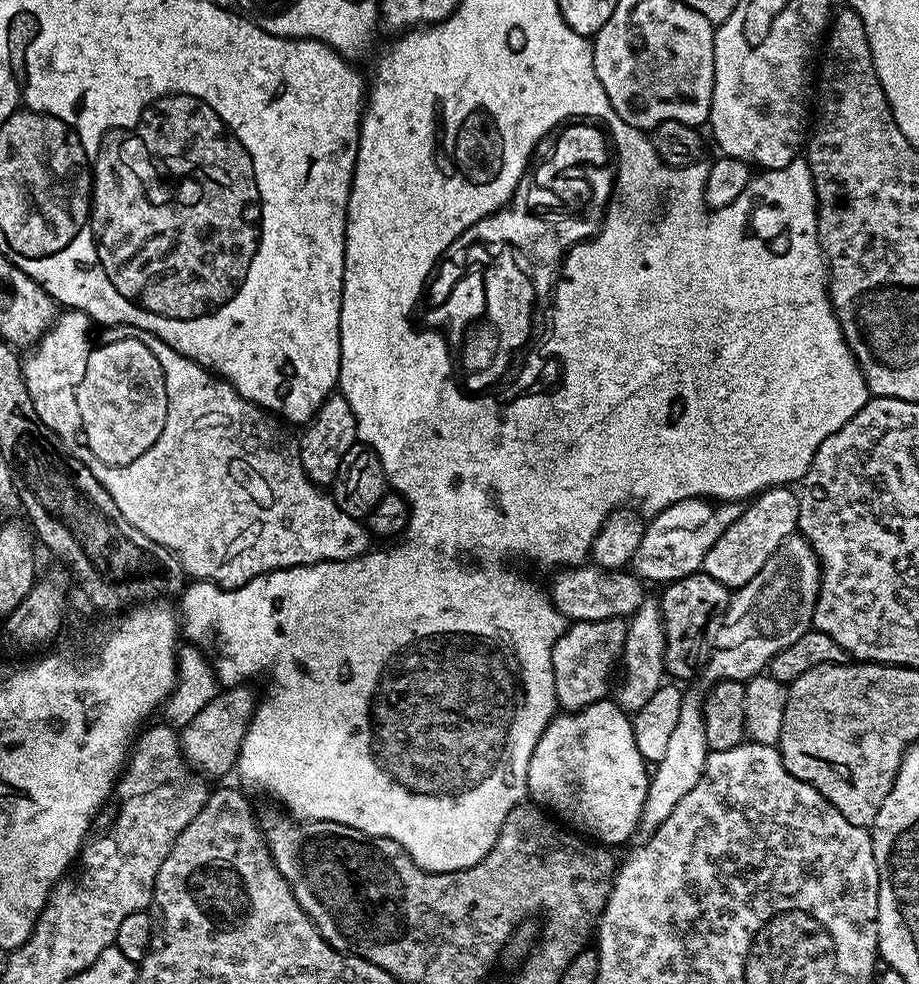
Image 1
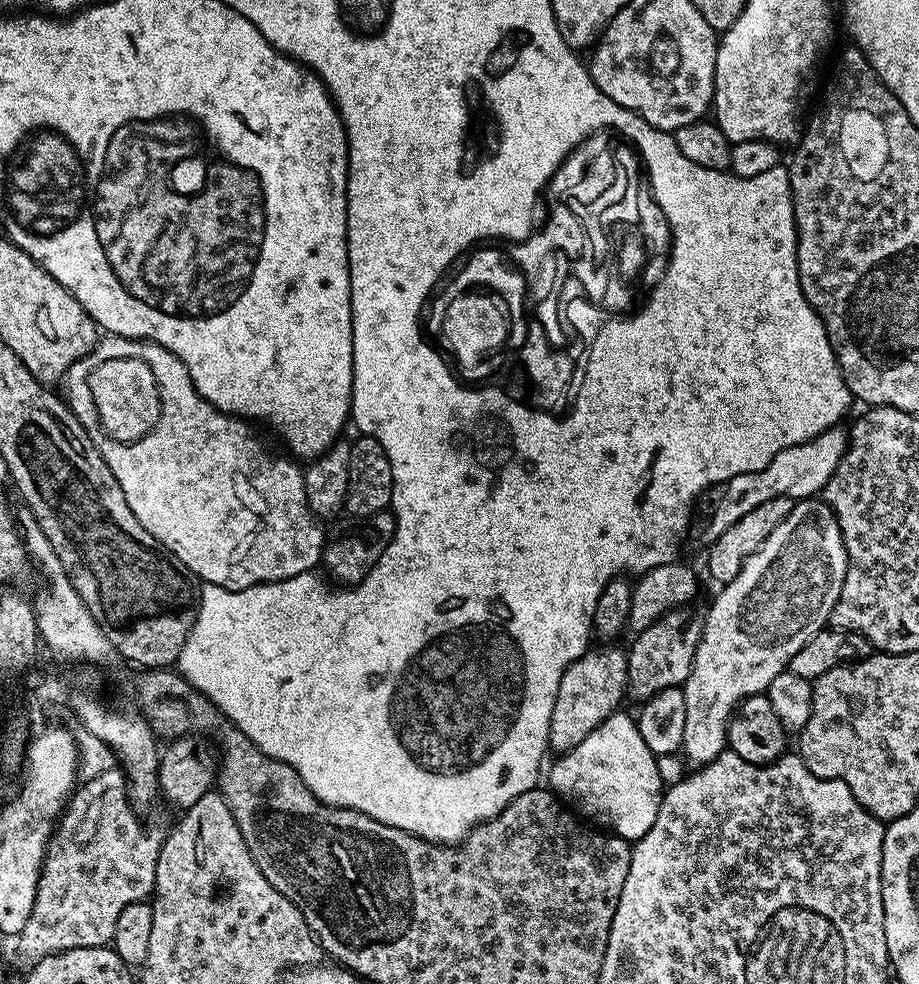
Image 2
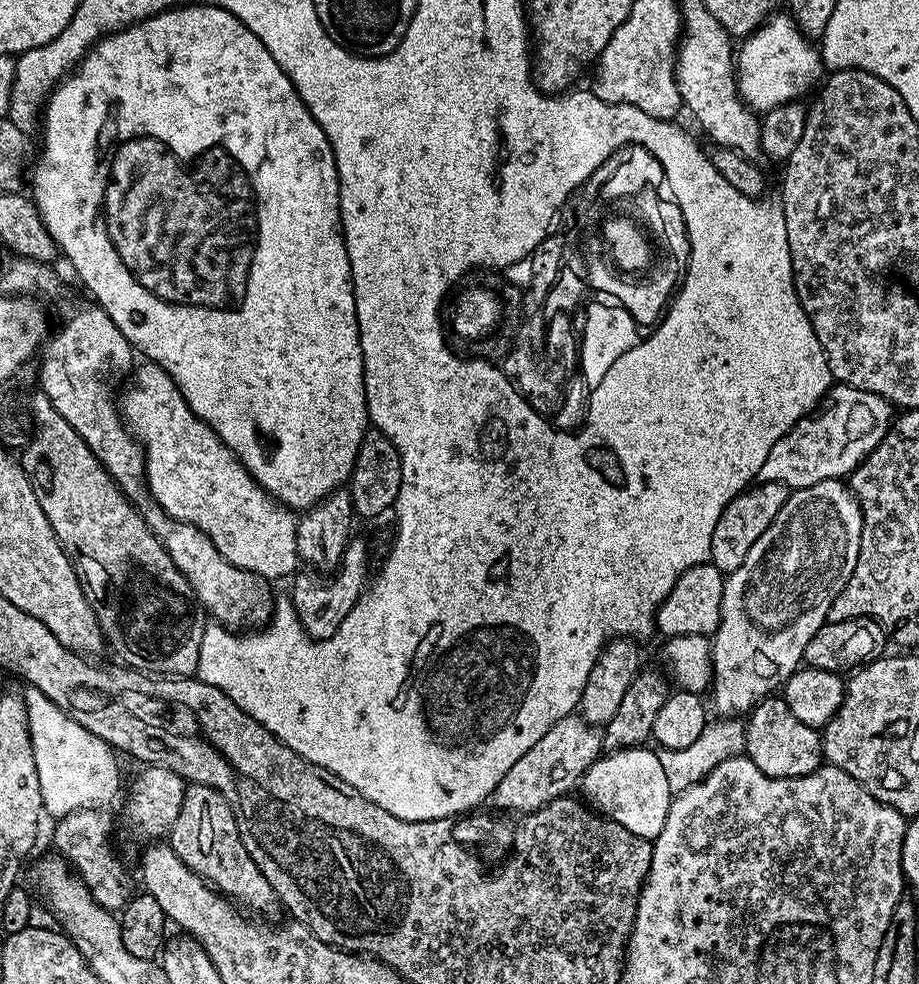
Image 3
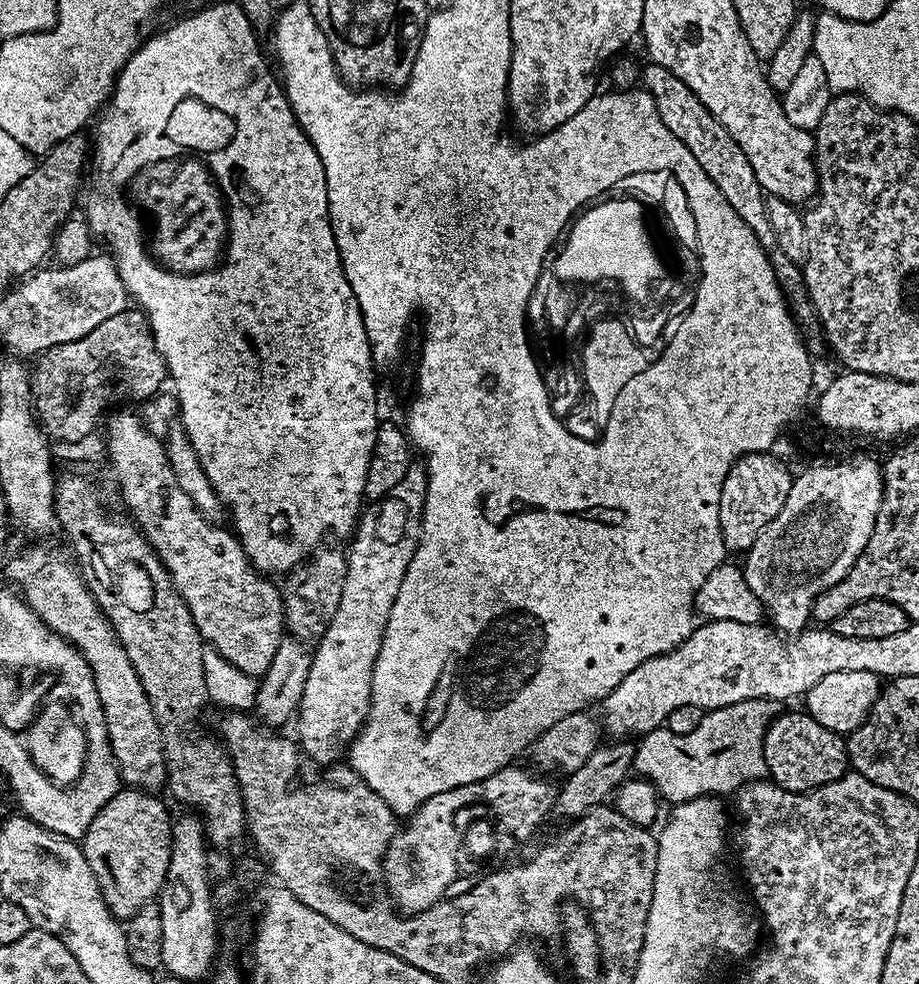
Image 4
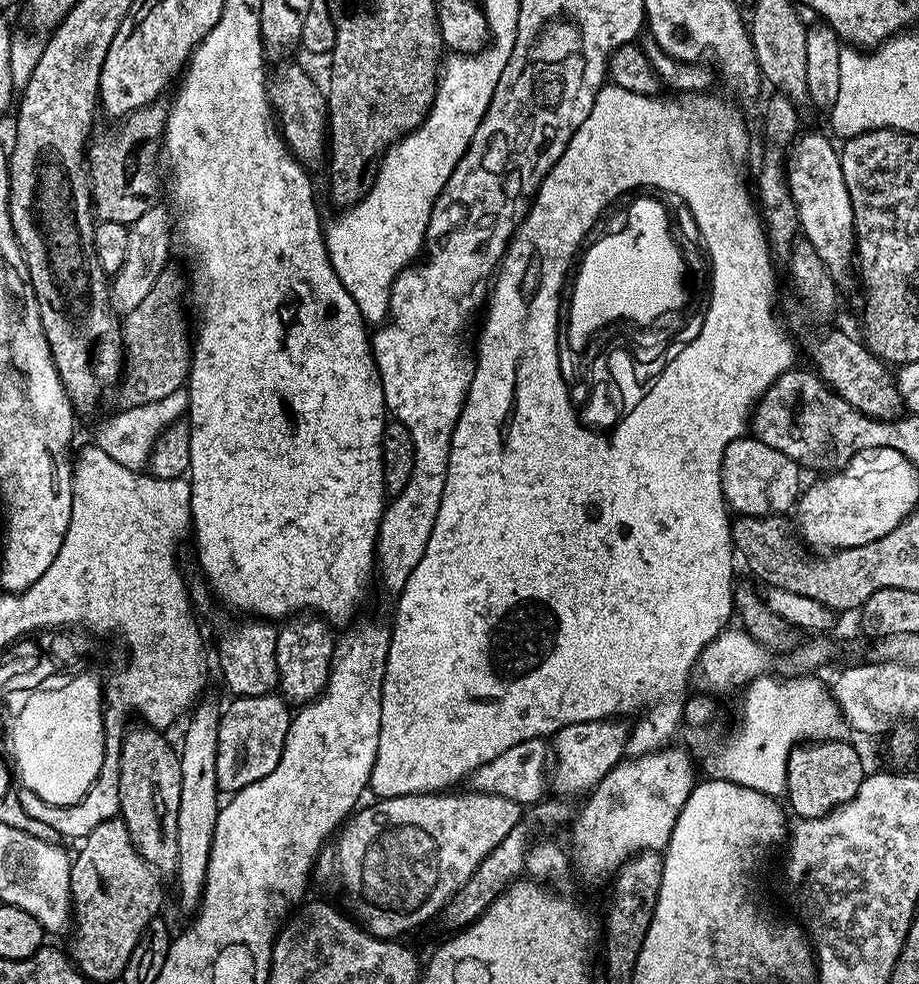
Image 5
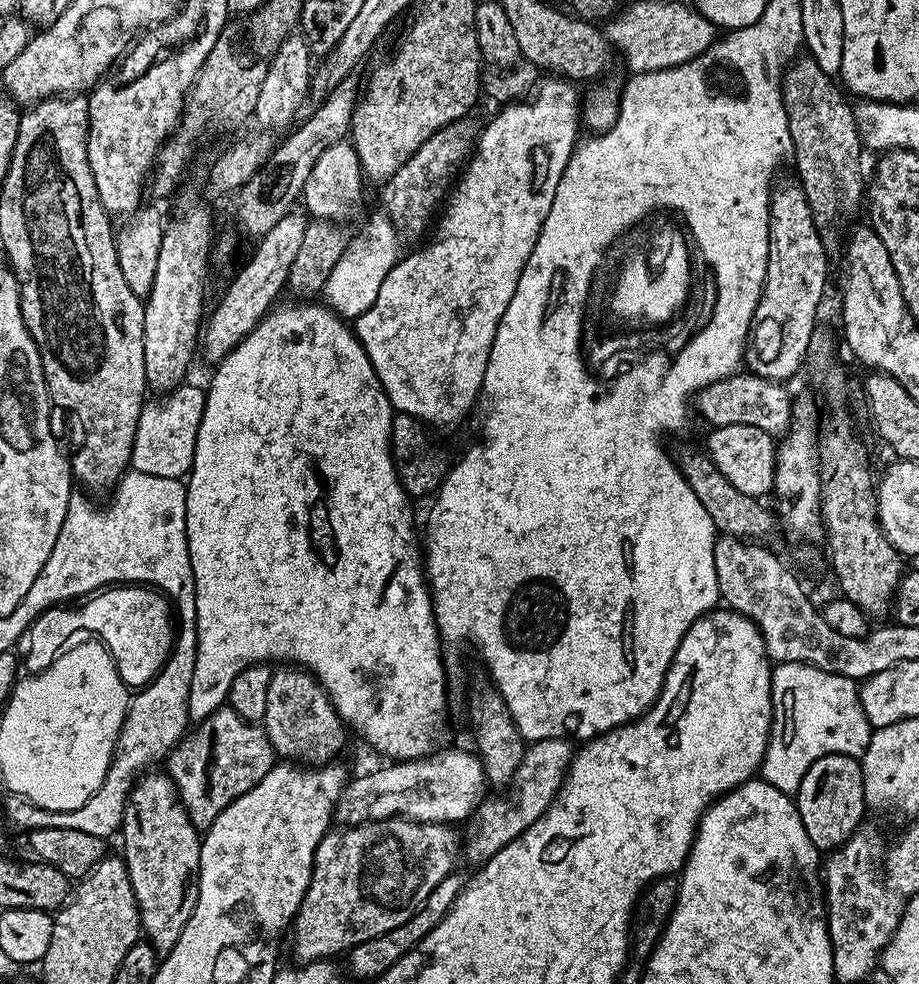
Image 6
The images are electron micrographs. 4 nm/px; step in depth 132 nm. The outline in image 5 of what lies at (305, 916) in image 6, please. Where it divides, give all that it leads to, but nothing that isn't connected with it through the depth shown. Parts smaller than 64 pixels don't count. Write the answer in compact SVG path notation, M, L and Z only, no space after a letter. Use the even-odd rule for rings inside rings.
M467 791L457 796L385 796L377 799L377 804L365 803L339 829L334 864L344 883L344 892L356 911L355 919L372 935L400 938L403 932L426 923L431 916L433 919L452 893L463 886L474 870L480 868L482 858L486 858L486 854L490 854L490 850L494 850L494 846L498 846L498 842L502 842L502 838L506 838L506 834L510 834L522 818L521 805L515 800L498 794Z

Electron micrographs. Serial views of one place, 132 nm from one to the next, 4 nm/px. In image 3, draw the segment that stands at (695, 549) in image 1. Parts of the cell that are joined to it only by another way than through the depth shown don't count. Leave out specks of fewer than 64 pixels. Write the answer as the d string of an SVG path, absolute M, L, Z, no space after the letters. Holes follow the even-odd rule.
M833 383L824 396L822 406L817 407L811 414L802 417L786 435L778 438L778 442L774 442L774 450L770 450L770 458L766 458L759 479L778 482L786 485L790 490L795 490L814 486L818 482L851 477L852 473L867 460L869 454L890 435L891 428L888 427L891 424L893 427L894 424L892 412L894 412L893 405L878 394L858 390L849 384Z

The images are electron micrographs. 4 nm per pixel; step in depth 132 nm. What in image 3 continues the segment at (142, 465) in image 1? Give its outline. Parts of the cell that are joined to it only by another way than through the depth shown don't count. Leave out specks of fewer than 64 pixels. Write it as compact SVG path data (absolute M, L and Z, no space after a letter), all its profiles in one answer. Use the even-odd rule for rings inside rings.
M140 362L135 365L131 376L132 385L125 390L120 408L132 435L143 447L146 483L156 505L175 520L192 524L205 532L226 562L255 576L262 576L269 582L280 580L283 576L291 577L301 563L296 537L297 513L275 500L249 474L248 467L220 441L210 425L190 410L186 398L182 398L172 376L166 374L162 366Z

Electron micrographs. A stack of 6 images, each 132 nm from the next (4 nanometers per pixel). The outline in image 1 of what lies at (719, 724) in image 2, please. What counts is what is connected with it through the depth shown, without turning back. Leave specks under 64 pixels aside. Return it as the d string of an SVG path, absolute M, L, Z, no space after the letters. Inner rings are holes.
M793 534L789 536L787 540L784 540L782 542L782 546L778 546L778 550L776 551L776 553L772 555L772 557L770 557L770 559L768 559L768 561L766 562L766 566L762 566L762 570L758 570L758 574L754 574L754 578L750 578L750 582L746 582L744 585L741 586L741 588L735 589L735 591L731 593L731 596L728 602L728 609L726 610L726 614L724 615L724 625L722 625L722 627L720 627L716 631L715 645L713 647L712 652L708 656L708 663L705 664L702 669L703 679L705 678L708 679L708 682L719 682L722 680L739 680L741 682L747 682L751 680L752 677L761 675L761 673L763 673L765 669L767 669L768 663L771 662L772 659L774 658L774 654L778 654L778 650L786 650L786 646L791 646L793 642L798 642L798 638L802 638L802 634L806 634L807 632L810 631L810 629L812 628L812 615L814 614L814 606L816 605L816 599L818 598L819 593L820 593L820 562L817 557L817 554L814 551L814 549L812 549L811 544L809 544L808 541L805 540L803 536L799 534ZM692 692L683 697L678 724L671 732L670 742L667 743L665 757L655 765L648 781L648 793L644 803L644 817L640 820L639 831L644 834L655 832L656 827L666 818L670 818L670 810L698 786L708 761L710 749L706 742L706 726L704 725L704 705L701 693Z

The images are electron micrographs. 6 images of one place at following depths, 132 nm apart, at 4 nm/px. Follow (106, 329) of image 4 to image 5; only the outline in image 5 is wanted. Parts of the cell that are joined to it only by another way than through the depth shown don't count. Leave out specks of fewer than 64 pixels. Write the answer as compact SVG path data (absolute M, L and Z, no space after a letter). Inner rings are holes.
M168 266L158 274L152 289L132 310L123 315L121 332L125 363L117 385L116 406L128 409L155 402L185 387L192 368L192 334L182 308L182 294L187 291L186 278Z

